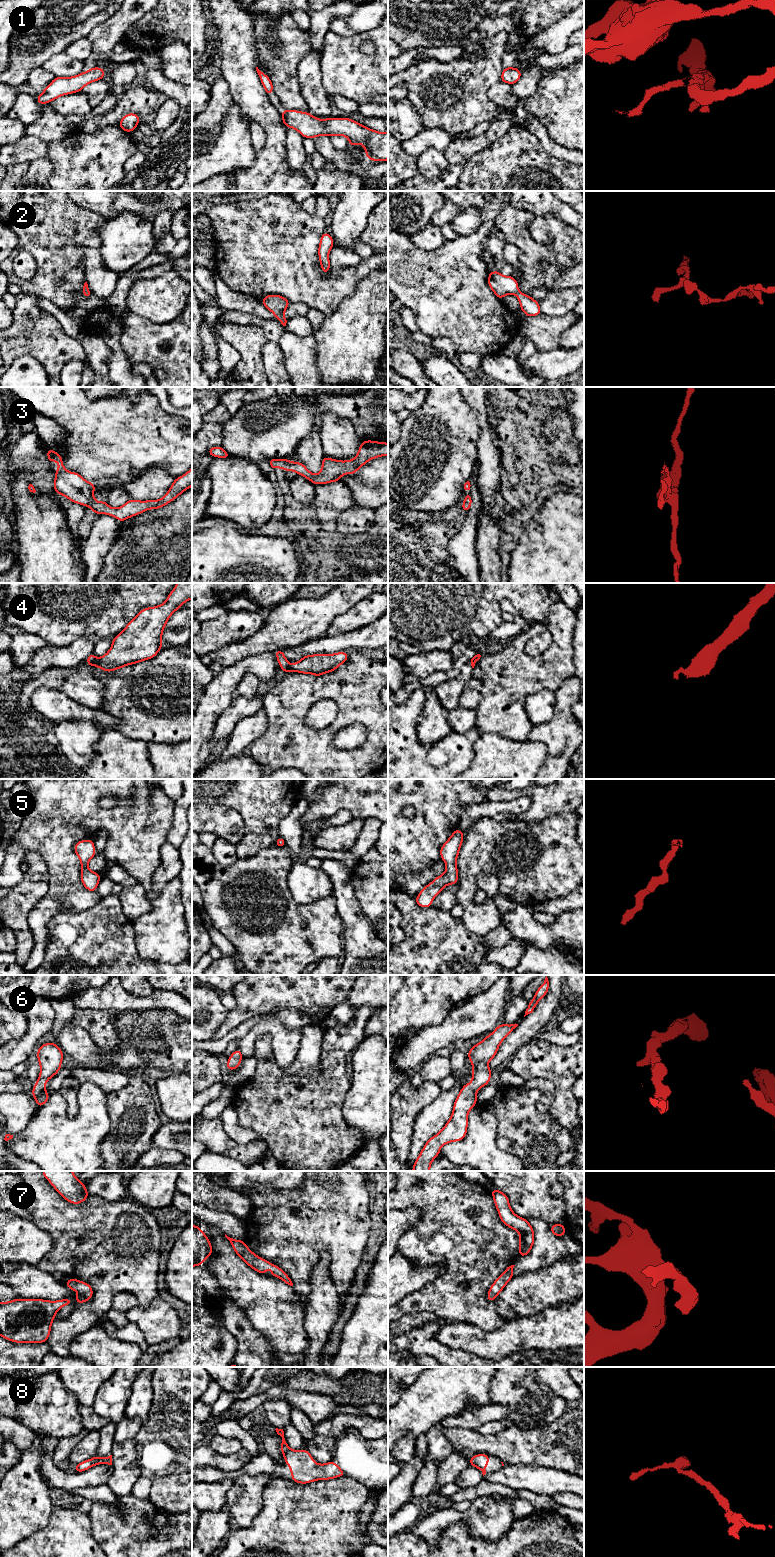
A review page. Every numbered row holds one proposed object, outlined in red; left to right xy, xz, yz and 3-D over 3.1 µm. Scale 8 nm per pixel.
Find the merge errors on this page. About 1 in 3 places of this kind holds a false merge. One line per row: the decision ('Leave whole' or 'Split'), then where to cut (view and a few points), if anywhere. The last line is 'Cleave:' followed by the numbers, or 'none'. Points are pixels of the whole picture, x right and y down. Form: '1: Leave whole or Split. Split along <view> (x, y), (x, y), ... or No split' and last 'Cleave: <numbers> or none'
1: Split. Split along yz (510, 67), (503, 70)
2: Leave whole. No split
3: Leave whole. No split
4: Split. Split along xy (97, 659), (92, 664)
5: Leave whole. No split
6: Leave whole. No split
7: Leave whole. No split
8: Split. Split along xz (290, 1449), (284, 1456)
Cleave: 1, 4, 8

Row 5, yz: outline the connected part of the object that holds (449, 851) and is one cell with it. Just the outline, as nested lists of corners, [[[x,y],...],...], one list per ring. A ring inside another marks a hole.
[[[455,829],[449,839],[440,849],[440,857],[446,863],[445,872],[426,885],[414,900],[422,908],[431,907],[433,899],[447,885],[458,883],[458,868],[456,861],[463,842],[464,833]]]

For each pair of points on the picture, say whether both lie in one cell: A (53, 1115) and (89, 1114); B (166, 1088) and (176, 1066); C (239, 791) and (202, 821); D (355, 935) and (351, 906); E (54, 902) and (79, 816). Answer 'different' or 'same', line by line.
A: same
B: different
C: different
D: same
E: same

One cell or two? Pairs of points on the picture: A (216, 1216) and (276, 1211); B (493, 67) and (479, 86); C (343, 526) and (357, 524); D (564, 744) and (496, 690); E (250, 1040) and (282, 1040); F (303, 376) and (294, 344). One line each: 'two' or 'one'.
A: two
B: one
C: one
D: two
E: one
F: one

